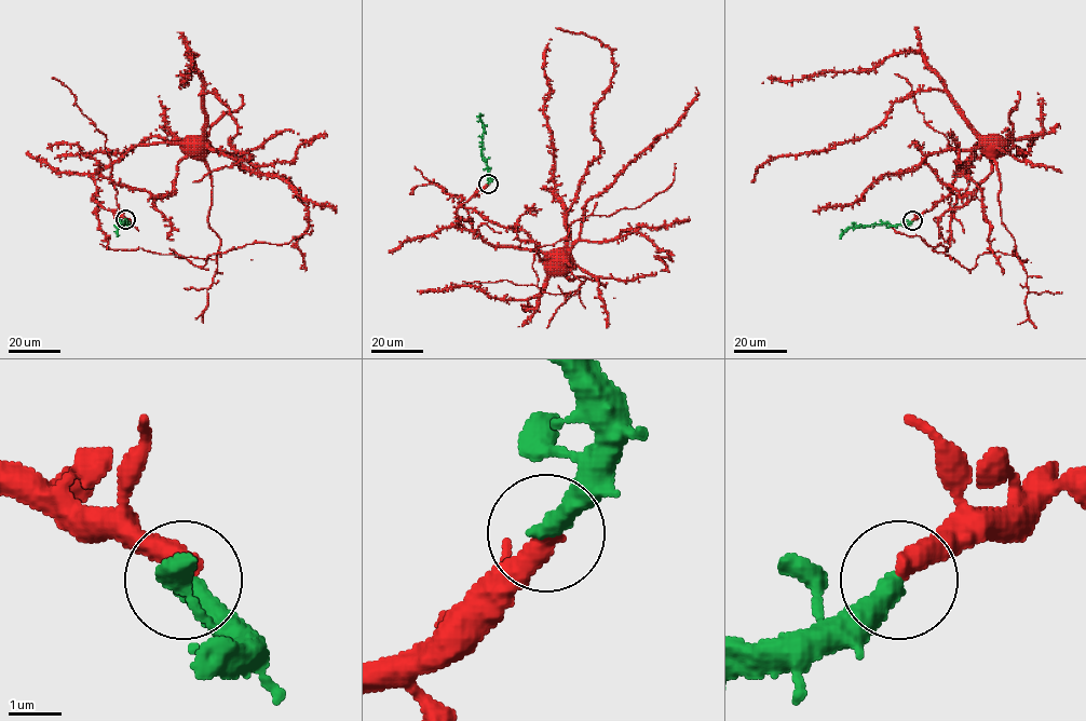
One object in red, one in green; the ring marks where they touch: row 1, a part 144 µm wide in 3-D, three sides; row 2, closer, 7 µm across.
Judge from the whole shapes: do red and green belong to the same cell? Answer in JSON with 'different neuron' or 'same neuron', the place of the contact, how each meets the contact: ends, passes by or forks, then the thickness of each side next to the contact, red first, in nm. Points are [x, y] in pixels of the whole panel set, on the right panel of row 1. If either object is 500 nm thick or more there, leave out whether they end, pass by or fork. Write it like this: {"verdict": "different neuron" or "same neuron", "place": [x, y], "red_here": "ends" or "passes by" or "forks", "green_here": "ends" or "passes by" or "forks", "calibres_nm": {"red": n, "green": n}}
{"verdict": "same neuron", "place": [912, 220], "red_here": "ends", "green_here": "ends", "calibres_nm": {"red": 440, "green": 440}}

